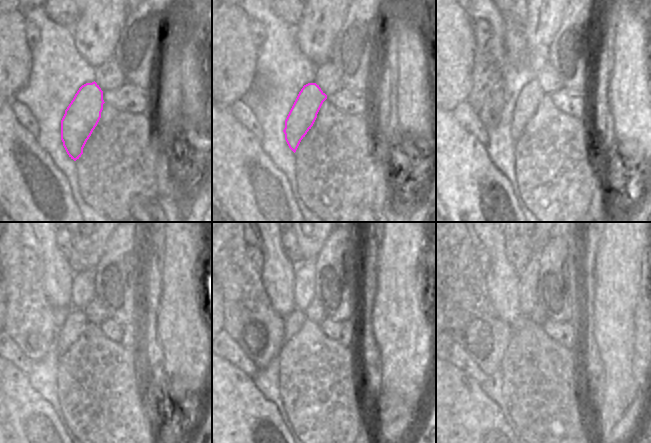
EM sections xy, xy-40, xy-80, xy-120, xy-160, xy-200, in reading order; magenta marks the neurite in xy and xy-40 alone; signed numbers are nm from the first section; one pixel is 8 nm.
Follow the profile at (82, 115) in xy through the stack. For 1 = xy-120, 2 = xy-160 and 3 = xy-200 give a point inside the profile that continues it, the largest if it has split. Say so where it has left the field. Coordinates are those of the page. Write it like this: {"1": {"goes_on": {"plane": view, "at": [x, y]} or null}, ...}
{"1": {"goes_on": {"plane": "xy-120", "at": [75, 321]}}, "2": {"goes_on": {"plane": "xy-160", "at": [293, 322]}}, "3": {"goes_on": {"plane": "xy-200", "at": [518, 324]}}}

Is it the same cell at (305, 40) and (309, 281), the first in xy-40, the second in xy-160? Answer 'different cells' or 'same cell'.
different cells

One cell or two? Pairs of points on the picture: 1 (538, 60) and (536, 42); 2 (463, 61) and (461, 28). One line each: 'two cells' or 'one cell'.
1: two cells
2: one cell

